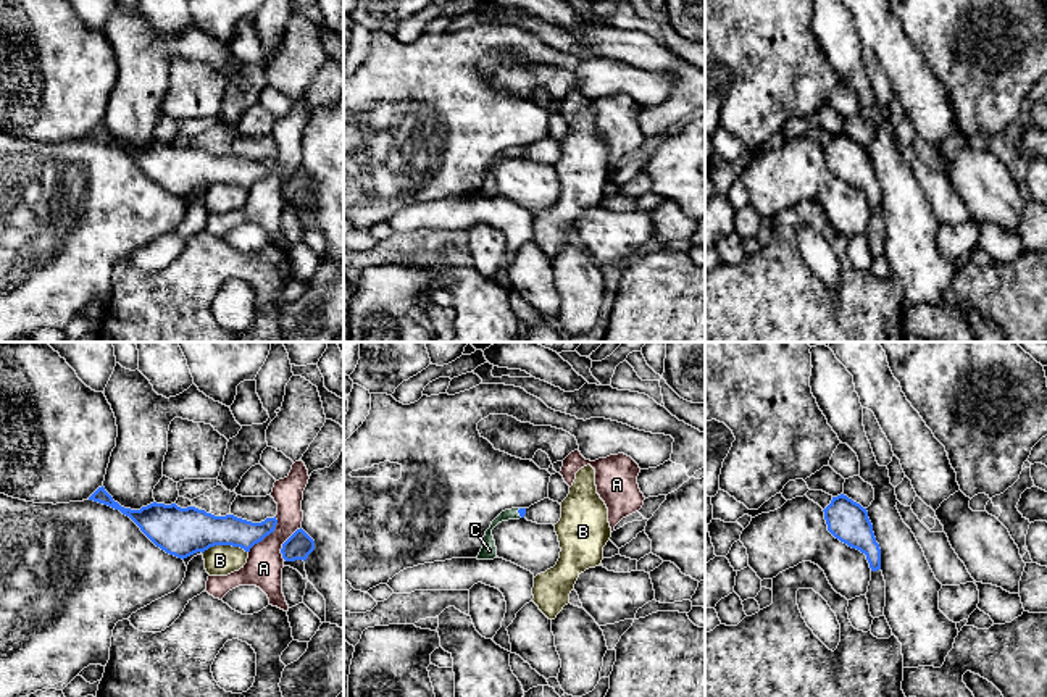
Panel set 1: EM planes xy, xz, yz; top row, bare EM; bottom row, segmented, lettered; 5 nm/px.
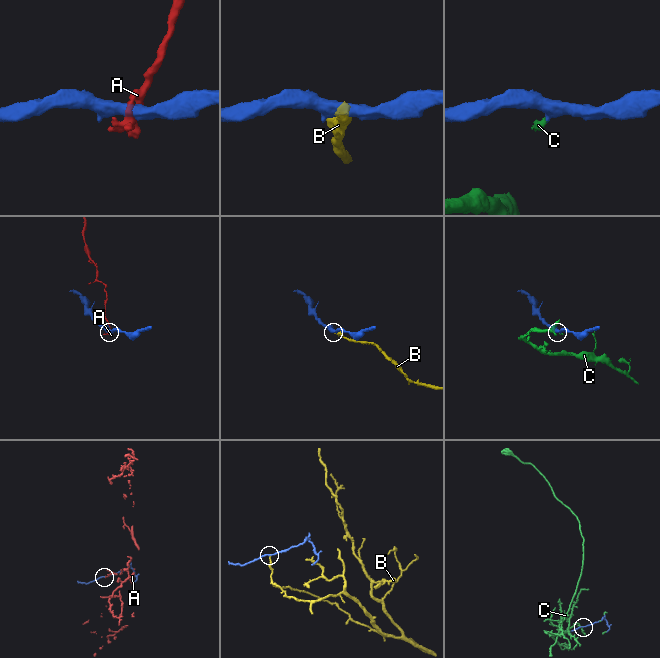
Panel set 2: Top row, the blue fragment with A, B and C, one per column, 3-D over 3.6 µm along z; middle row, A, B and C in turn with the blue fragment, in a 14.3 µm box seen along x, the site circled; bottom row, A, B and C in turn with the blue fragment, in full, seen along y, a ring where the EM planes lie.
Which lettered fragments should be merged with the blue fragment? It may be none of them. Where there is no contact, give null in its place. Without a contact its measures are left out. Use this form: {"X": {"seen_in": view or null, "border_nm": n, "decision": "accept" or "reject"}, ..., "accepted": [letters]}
{"A": {"seen_in": "xy", "border_nm": 240, "decision": "reject"}, "B": {"seen_in": "xy", "border_nm": 240, "decision": "reject"}, "C": {"seen_in": "xz", "border_nm": 50, "decision": "accept"}, "accepted": ["C"]}

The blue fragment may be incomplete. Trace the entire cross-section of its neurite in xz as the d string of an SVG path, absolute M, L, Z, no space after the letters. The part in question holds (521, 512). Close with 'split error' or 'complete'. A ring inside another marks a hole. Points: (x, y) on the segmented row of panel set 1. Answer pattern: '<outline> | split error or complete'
M511 508L511 510L505 510L502 511L490 524L490 528L486 531L484 536L484 545L478 555L478 560L494 560L497 558L497 547L495 547L495 540L492 536L492 529L502 523L502 521L508 521L508 520L519 520L524 518L526 515L526 508Z | split error

